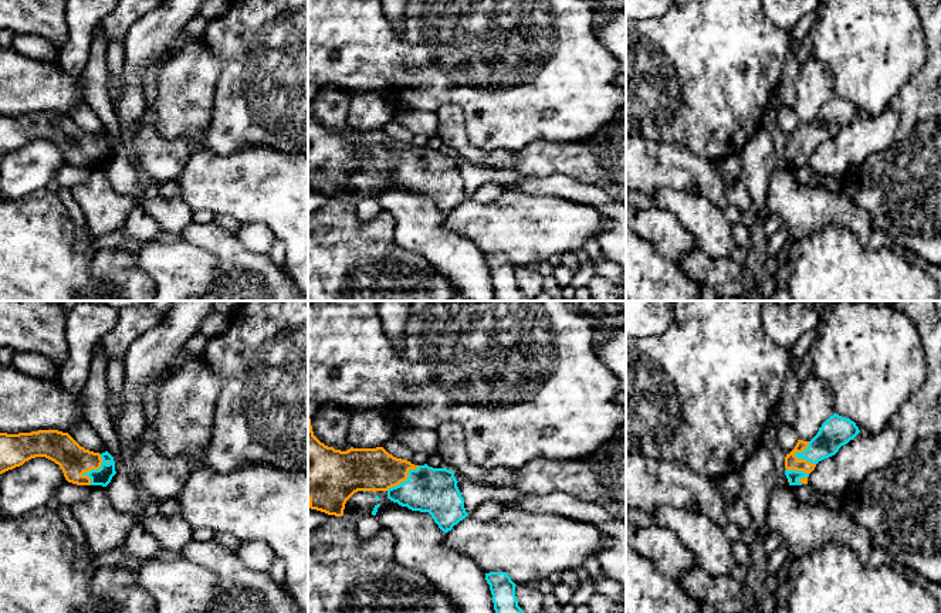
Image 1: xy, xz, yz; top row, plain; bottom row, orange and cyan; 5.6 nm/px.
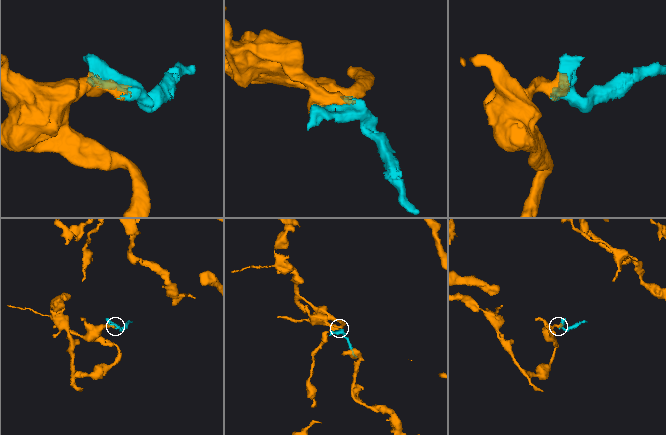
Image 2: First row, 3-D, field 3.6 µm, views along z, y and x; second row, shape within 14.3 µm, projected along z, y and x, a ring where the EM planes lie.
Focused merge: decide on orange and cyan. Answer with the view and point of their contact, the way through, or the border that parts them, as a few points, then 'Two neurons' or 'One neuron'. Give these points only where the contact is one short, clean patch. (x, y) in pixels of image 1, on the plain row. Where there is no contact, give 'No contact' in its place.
Touches orange at xy (94, 151). One neuron

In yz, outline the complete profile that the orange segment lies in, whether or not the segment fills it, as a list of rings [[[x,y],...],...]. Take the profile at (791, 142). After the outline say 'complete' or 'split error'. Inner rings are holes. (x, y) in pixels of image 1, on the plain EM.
[[[835,95],[810,123],[798,122],[795,131],[785,139],[785,158],[789,167],[808,166],[808,159],[816,146],[835,138],[859,115],[854,104]]]; split error

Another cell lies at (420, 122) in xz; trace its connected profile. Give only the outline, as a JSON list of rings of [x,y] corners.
[[[395,109],[393,119],[412,131],[414,135],[434,138],[440,135],[437,112],[419,109]]]

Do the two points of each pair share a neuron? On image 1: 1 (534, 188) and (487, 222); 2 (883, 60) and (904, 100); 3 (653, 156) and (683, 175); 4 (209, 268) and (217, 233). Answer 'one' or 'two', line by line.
1: two
2: two
3: one
4: two

